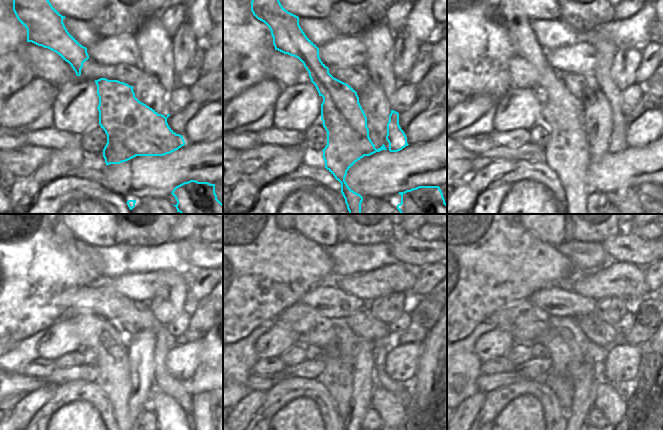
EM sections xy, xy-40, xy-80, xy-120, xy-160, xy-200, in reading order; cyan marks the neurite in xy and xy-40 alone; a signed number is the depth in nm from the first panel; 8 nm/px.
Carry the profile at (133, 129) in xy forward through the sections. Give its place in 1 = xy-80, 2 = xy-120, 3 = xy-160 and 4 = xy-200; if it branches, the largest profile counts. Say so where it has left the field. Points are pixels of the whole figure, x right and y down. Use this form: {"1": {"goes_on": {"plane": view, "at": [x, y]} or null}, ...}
{"1": {"goes_on": {"plane": "xy-80", "at": [567, 151]}}, "2": {"goes_on": {"plane": "xy-120", "at": [113, 378]}}, "3": {"goes_on": {"plane": "xy-160", "at": [337, 377]}}, "4": {"goes_on": {"plane": "xy-200", "at": [560, 381]}}}

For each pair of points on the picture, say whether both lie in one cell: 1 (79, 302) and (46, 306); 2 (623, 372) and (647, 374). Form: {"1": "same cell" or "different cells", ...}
{"1": "different cells", "2": "different cells"}

